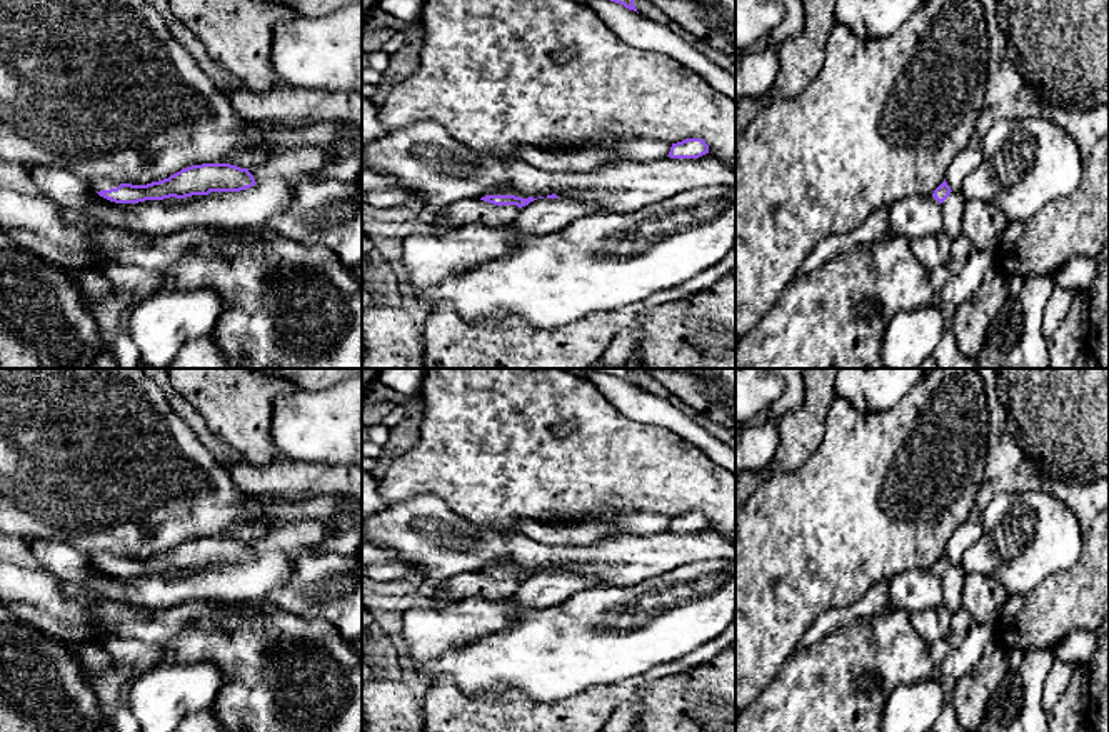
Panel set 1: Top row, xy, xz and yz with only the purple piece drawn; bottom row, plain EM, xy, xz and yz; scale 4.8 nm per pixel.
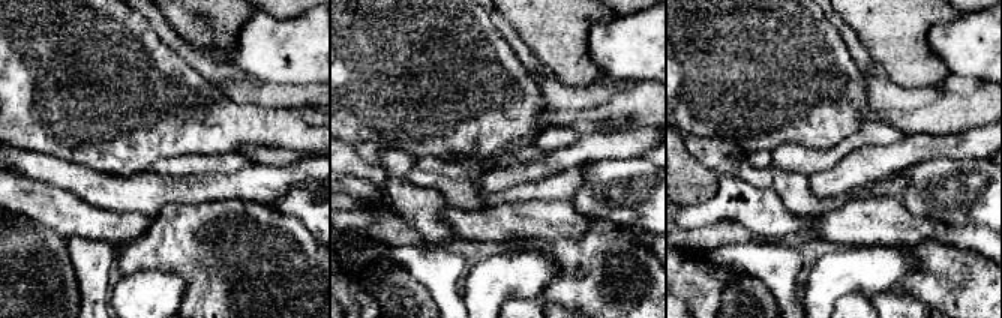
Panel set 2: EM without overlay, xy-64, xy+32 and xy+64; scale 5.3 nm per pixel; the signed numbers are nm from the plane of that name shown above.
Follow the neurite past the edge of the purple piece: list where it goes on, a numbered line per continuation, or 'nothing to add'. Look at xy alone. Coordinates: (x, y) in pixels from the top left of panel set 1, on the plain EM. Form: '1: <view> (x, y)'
1: xy (100, 557)

